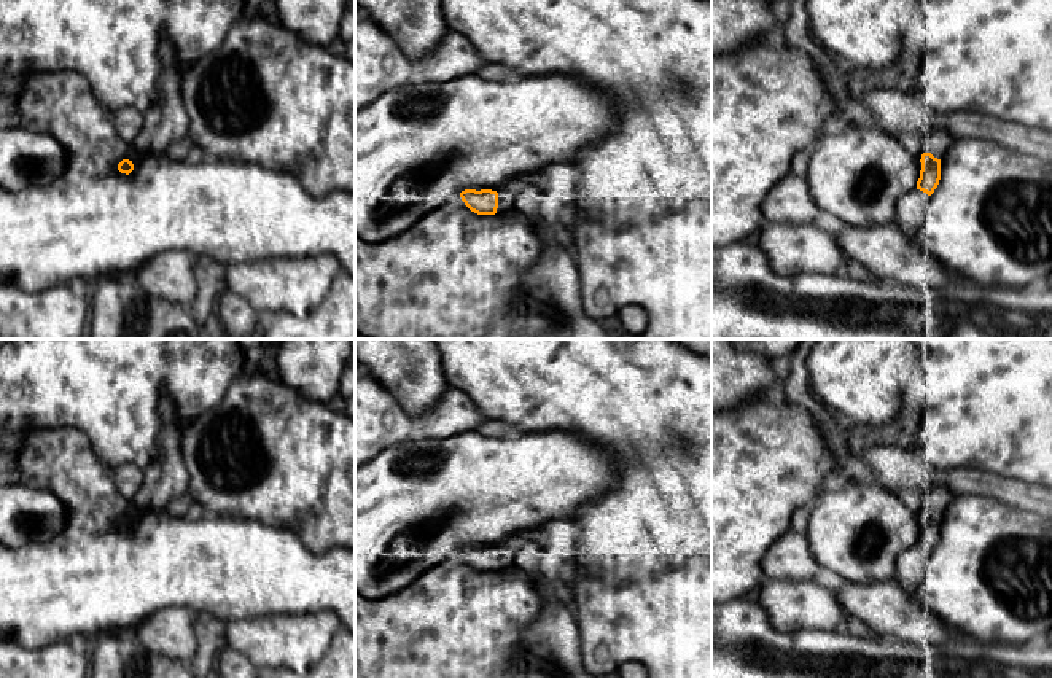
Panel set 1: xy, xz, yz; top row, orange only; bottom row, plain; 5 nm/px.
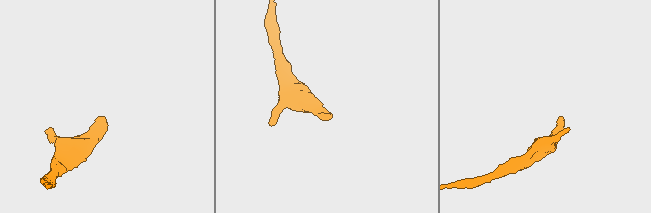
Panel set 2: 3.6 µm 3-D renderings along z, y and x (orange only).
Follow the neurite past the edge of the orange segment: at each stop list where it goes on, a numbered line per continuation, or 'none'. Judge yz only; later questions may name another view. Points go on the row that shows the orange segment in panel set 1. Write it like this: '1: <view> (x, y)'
1: yz (936, 140)

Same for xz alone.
1: xz (506, 196)

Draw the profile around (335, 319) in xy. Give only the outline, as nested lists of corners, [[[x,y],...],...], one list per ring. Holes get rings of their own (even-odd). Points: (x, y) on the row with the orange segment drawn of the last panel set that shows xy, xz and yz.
[[[341,272],[333,280],[329,293],[321,304],[306,317],[296,317],[285,309],[255,312],[259,331],[258,339],[355,339],[355,277]]]

